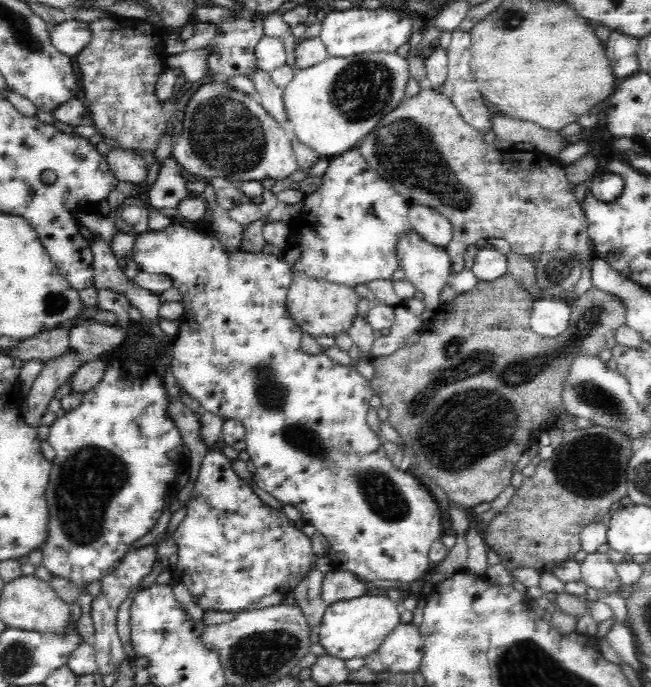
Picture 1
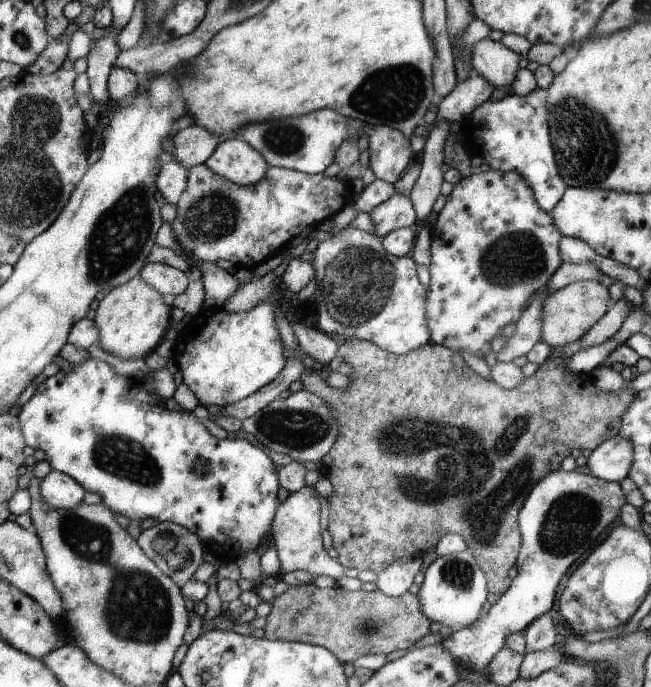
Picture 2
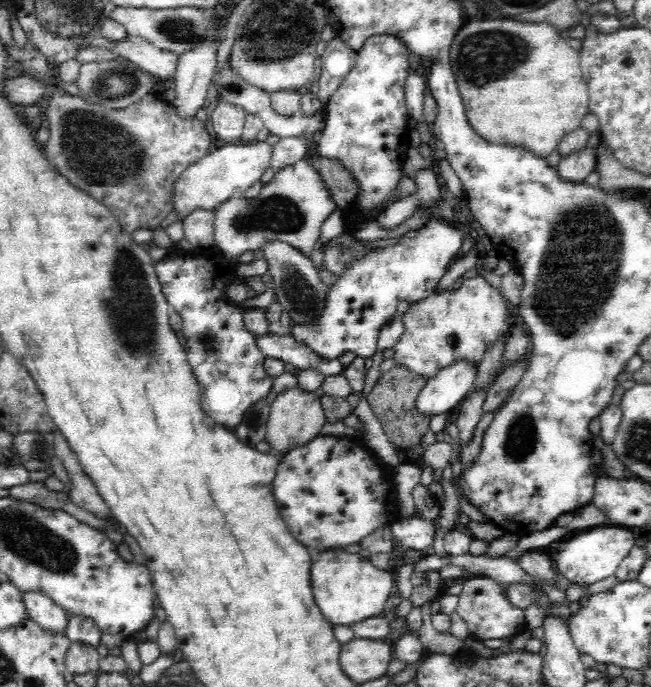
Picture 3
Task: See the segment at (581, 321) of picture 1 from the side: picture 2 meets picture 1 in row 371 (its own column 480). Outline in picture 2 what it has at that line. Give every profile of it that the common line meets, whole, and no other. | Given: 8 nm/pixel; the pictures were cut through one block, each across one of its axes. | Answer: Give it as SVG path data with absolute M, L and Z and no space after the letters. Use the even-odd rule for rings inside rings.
M341 339L336 354L343 356L343 361L353 368L348 376L350 386L347 390L341 391L329 387L319 370L304 370L298 378L305 391L322 397L332 406L338 421L339 435L331 449L320 459L321 474L333 487L333 494L328 502L329 520L326 532L329 534L331 547L337 553L336 562L343 568L355 568L357 571L371 570L377 574L399 558L422 556L427 548L434 547L442 536L454 533L464 541L466 549L471 552L473 559L479 564L480 570L484 572L489 593L497 596L507 592L509 584L512 584L511 578L507 576L507 570L515 564L517 552L520 552L522 546L520 530L516 521L529 490L532 490L532 487L550 471L558 469L561 460L568 456L567 446L579 449L579 451L584 449L593 451L604 441L617 436L617 430L620 429L620 417L628 409L635 394L627 388L618 392L598 390L594 386L594 378L590 374L568 374L568 371L564 370L568 358L555 358L550 355L529 378L523 378L513 389L505 389L499 387L491 379L477 375L463 362L457 351L430 342L419 349L410 351L407 355L396 356L380 350L369 342ZM451 462L455 464L453 474L439 470L439 464L451 464Z

